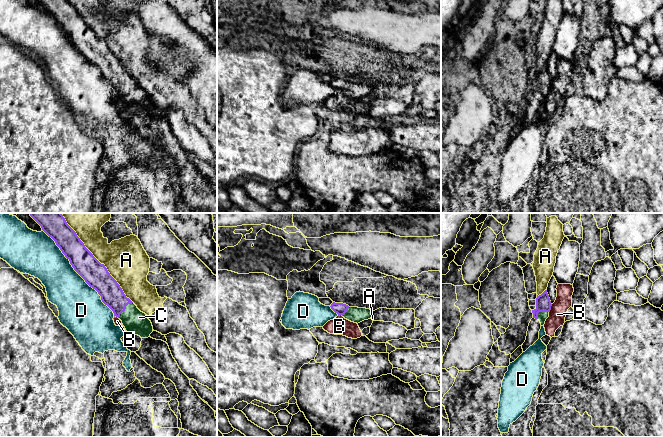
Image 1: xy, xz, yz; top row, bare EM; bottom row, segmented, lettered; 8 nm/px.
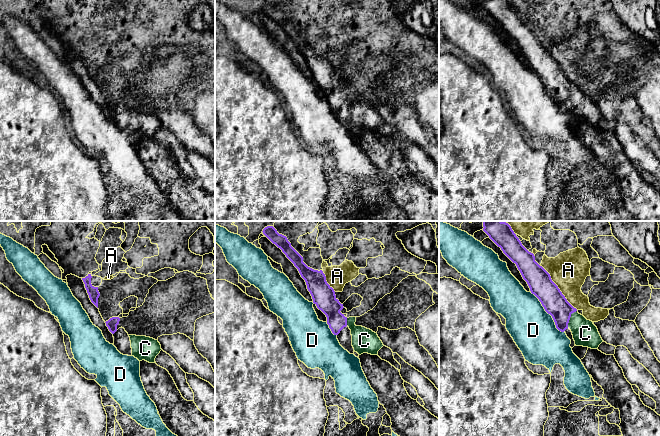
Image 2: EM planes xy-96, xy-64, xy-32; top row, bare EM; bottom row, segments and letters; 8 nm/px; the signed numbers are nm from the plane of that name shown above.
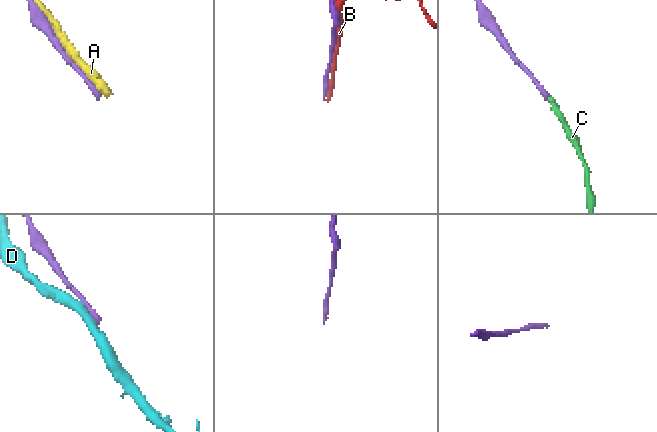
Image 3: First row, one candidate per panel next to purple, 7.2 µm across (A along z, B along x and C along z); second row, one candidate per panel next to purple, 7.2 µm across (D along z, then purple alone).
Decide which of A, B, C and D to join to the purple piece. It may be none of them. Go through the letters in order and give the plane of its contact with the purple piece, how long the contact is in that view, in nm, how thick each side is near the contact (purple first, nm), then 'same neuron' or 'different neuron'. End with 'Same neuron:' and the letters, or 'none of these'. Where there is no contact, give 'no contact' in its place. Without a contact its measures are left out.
A: xy | 850 nm | 200/340 nm | different neuron
B: yz | 80 nm | 130/140 nm | different neuron
C: xy | 170 nm | 190/190 nm | same neuron
D: xy | 900 nm | 200/340 nm | different neuron
Same neuron: C

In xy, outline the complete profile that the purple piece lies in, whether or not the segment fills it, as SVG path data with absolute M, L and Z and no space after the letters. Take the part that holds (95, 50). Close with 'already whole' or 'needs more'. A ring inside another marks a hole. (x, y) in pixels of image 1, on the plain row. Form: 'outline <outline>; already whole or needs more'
outline M68 0L39 1L55 17L74 46L98 68L102 78L122 97L126 107L141 114L150 113L153 102L148 92L126 73L105 41L85 23L76 8Z; needs more

